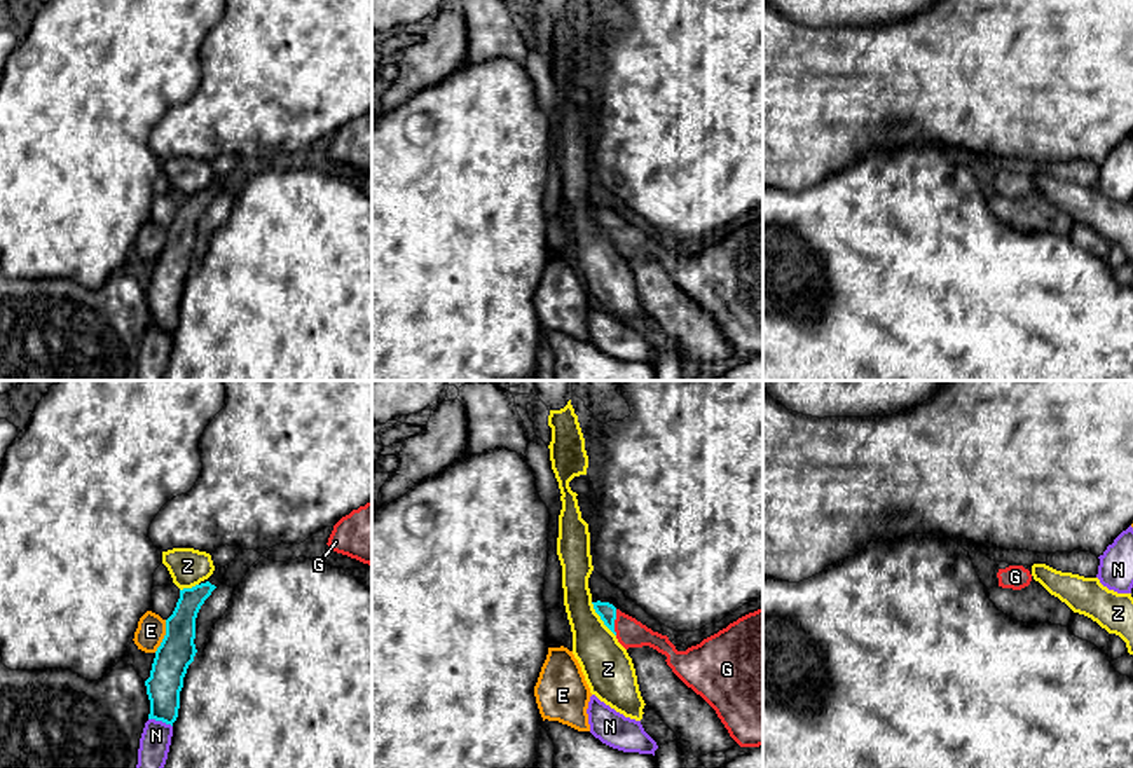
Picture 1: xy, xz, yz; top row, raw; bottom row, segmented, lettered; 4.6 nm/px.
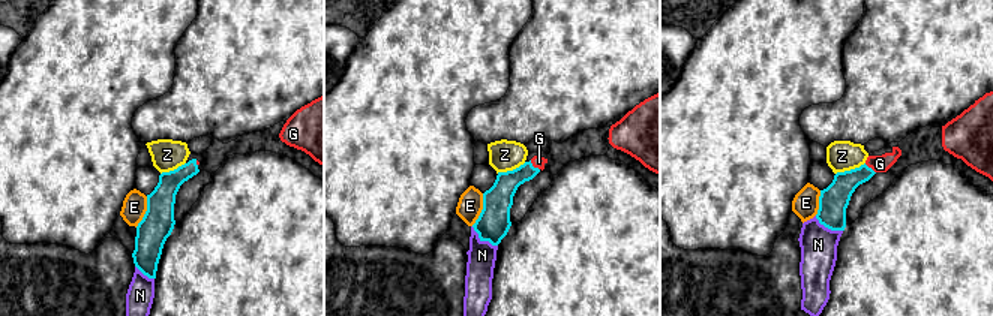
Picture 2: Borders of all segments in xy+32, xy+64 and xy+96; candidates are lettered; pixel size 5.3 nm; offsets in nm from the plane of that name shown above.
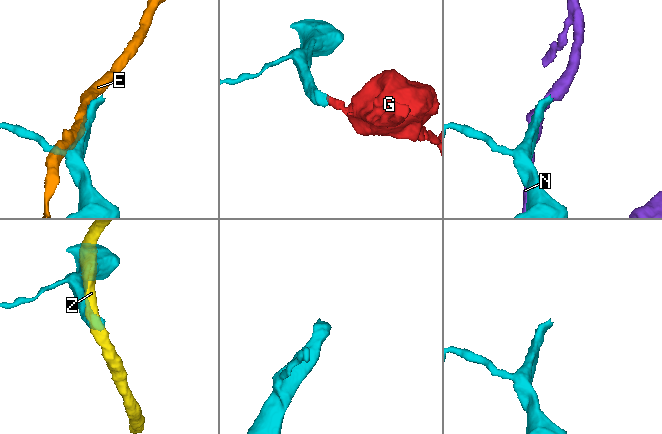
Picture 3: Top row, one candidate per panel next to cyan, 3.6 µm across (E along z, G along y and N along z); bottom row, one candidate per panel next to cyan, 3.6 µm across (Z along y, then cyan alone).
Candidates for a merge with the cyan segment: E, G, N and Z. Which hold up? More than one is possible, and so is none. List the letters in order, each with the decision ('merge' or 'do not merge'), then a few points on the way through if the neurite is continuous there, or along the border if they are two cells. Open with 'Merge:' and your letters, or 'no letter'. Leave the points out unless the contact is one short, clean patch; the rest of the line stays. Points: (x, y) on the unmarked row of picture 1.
Merge: G
E: do not merge
G: merge | across xz (604, 219), (613, 231), (631, 241)
N: do not merge
Z: do not merge | along xz (590, 212), (615, 245)

